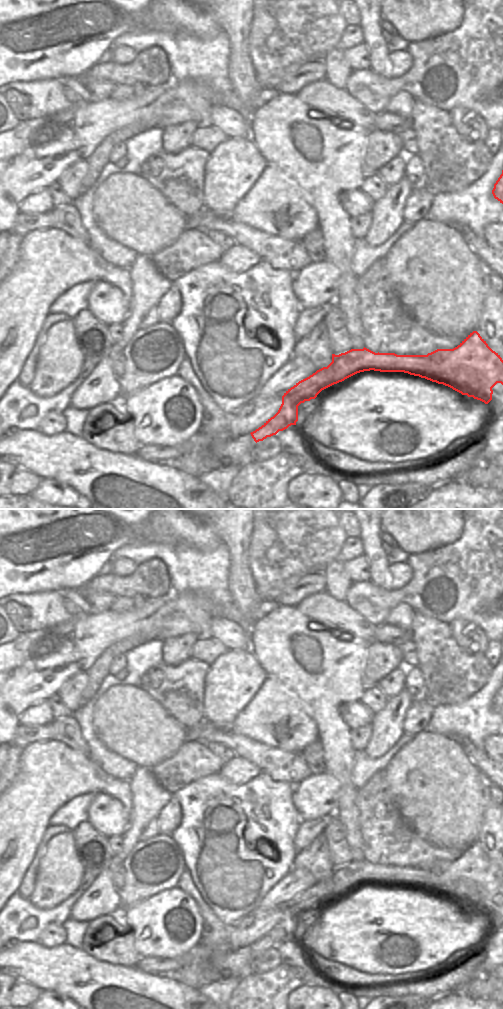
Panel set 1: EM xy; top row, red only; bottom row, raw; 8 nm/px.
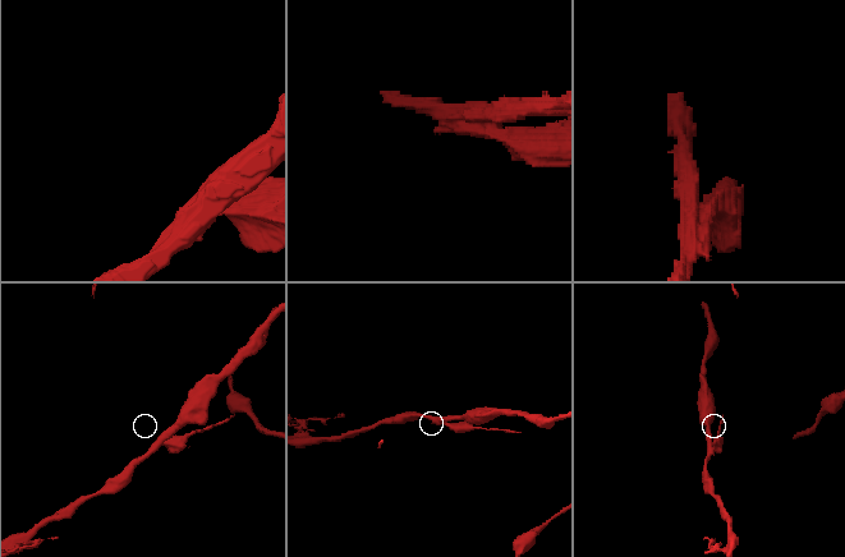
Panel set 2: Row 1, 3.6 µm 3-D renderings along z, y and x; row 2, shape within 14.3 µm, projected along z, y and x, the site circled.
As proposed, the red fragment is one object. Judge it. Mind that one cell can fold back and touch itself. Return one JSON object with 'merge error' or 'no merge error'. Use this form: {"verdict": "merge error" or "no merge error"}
{"verdict": "no merge error"}

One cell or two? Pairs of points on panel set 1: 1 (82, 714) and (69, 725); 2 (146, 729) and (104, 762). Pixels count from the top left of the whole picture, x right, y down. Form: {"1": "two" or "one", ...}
{"1": "two", "2": "two"}

